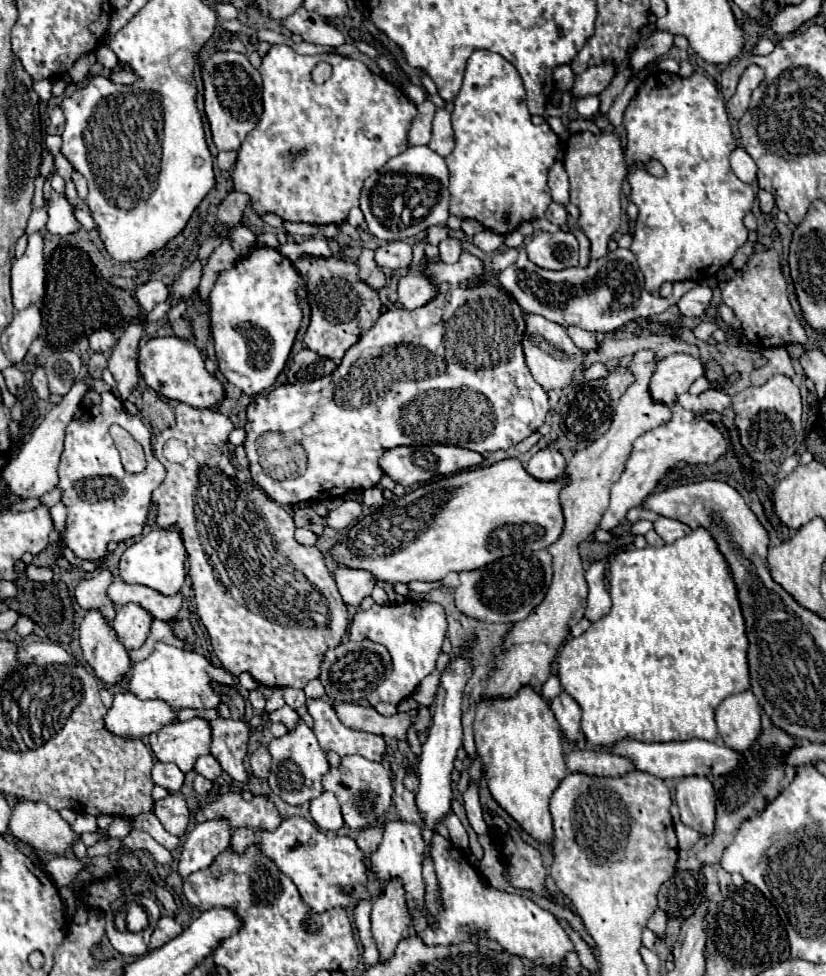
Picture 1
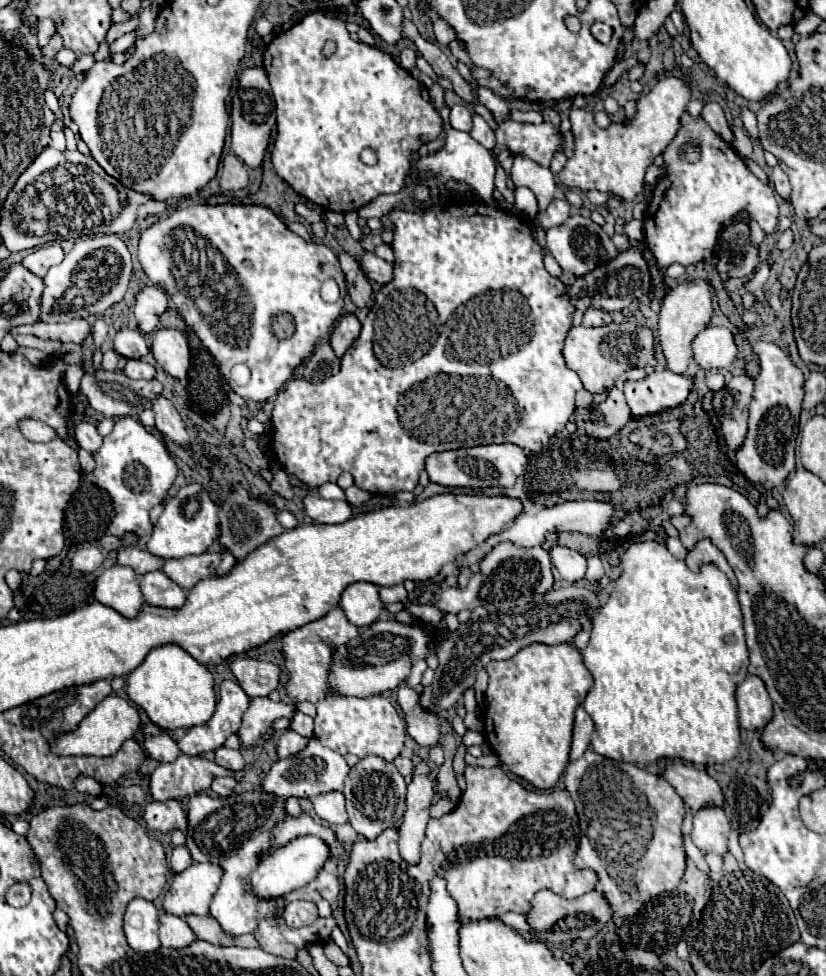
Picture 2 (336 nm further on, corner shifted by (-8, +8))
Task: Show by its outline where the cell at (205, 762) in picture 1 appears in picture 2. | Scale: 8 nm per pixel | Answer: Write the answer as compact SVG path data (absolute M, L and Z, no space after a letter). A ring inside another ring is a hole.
M228 747L216 749L216 759L214 761L218 765L222 765L222 767L228 767L230 771L242 771L244 769L242 753L240 751L234 751L234 749L228 749Z

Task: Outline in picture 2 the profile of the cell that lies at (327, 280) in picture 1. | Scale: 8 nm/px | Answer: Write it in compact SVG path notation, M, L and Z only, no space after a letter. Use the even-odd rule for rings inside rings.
M346 313L342 315L336 325L334 331L330 335L330 345L336 353L336 357L342 357L344 351L354 343L354 339L360 335L360 321L354 313Z

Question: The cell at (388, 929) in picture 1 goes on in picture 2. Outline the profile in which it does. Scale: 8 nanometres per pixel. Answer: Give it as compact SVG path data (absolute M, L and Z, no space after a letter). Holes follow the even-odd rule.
M428 775L414 777L408 785L406 813L398 827L398 849L406 863L420 863L420 843L424 841L424 829L430 819L428 809L434 797L434 781Z

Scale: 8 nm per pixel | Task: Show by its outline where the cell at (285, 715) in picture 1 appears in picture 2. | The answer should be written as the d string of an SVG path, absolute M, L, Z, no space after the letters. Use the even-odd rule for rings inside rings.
M296 711L296 715L292 717L292 729L294 729L298 735L302 735L302 737L312 737L312 735L314 735L314 733L312 733L312 729L314 729L314 719L308 717L308 715L304 715L304 713L300 713L300 711Z

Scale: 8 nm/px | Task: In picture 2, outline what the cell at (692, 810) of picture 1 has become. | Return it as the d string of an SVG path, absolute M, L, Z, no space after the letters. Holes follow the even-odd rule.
M702 807L694 813L692 841L702 853L714 851L718 855L724 855L728 835L730 835L730 823L722 807Z

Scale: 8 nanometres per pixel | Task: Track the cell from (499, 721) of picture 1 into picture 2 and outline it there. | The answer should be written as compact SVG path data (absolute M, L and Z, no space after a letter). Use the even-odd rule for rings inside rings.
M534 643L518 651L508 661L490 661L486 665L490 675L486 691L486 715L484 715L484 739L490 743L492 751L498 753L500 763L506 765L514 775L528 781L536 789L552 789L568 765L574 711L586 699L592 687L592 675L584 667L580 653L570 643L542 645Z

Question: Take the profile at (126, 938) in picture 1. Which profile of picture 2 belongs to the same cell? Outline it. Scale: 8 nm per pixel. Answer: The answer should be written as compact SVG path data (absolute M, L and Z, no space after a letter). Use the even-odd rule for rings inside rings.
M138 897L138 899L132 899L128 903L126 913L124 913L124 935L126 935L128 945L138 953L152 953L160 947L160 941L158 941L158 909L152 901Z

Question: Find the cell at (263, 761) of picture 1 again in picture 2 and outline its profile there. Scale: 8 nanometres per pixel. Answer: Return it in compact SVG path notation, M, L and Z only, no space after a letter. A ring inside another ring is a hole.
M288 729L288 731L284 731L278 737L278 741L276 741L276 753L278 753L280 759L284 759L284 757L290 757L290 755L296 755L298 751L302 751L306 747L306 743L308 743L306 737L302 737L296 731Z

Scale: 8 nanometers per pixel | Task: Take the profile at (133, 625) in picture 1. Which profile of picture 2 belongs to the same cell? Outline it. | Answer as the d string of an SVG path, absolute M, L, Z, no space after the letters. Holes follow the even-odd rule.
M152 571L140 577L140 591L144 603L152 603L154 607L176 609L184 605L186 591L180 589L174 581L170 581L162 571Z

